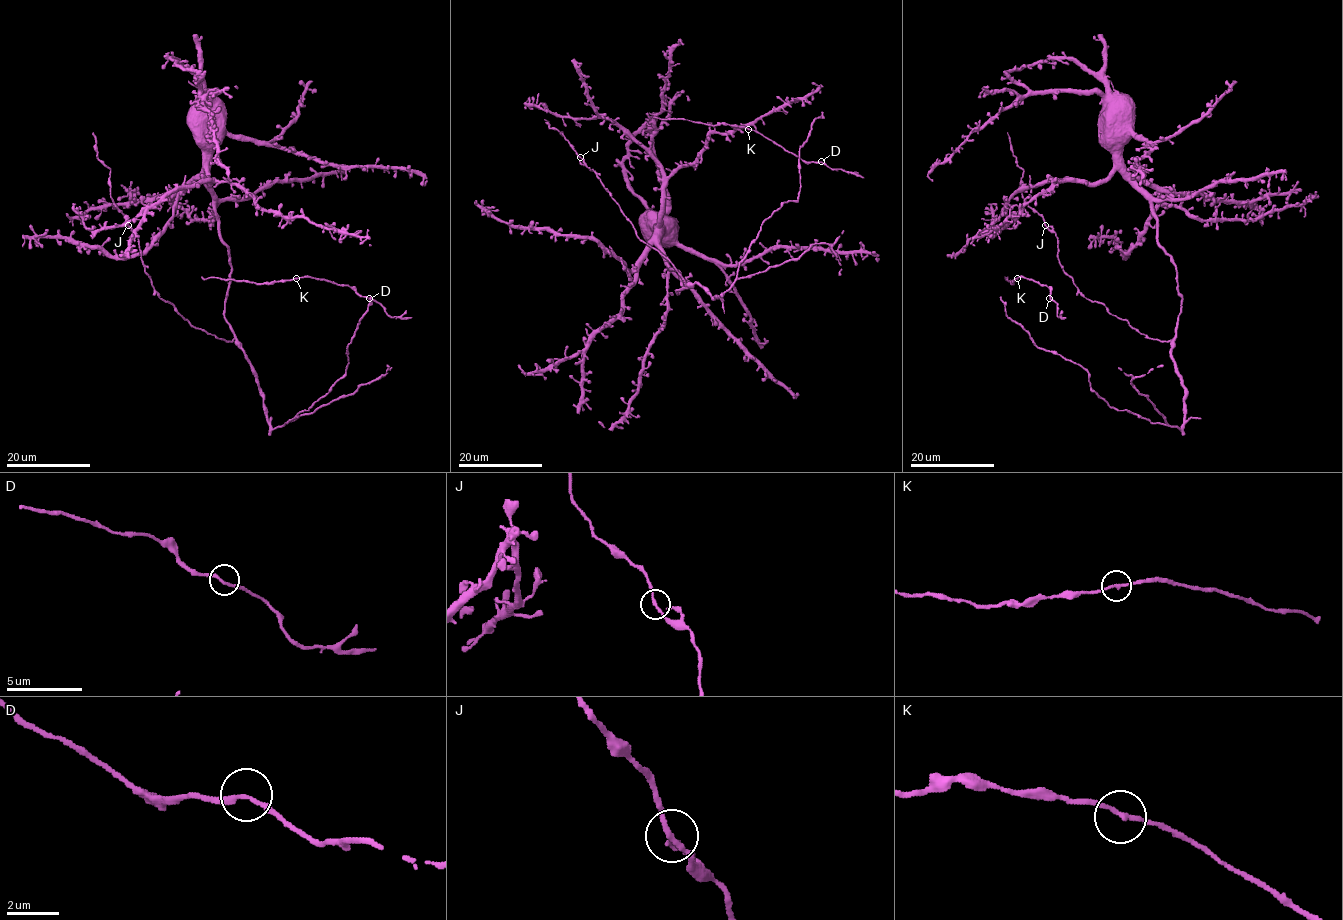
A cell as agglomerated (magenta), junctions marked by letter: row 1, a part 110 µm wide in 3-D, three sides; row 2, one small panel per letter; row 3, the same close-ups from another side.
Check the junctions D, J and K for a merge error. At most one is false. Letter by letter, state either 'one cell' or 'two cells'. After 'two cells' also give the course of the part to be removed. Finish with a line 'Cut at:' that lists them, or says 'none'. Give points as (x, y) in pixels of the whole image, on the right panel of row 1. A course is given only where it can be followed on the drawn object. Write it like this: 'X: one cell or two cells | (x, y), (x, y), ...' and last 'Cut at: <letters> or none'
D: one cell
J: one cell
K: one cell
Cut at: none

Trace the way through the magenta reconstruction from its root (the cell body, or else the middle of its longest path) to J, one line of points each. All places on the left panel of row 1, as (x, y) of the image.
J: (201, 112), (203, 184), (232, 266), (224, 313), (232, 341), (194, 327), (159, 297), (128, 225)

